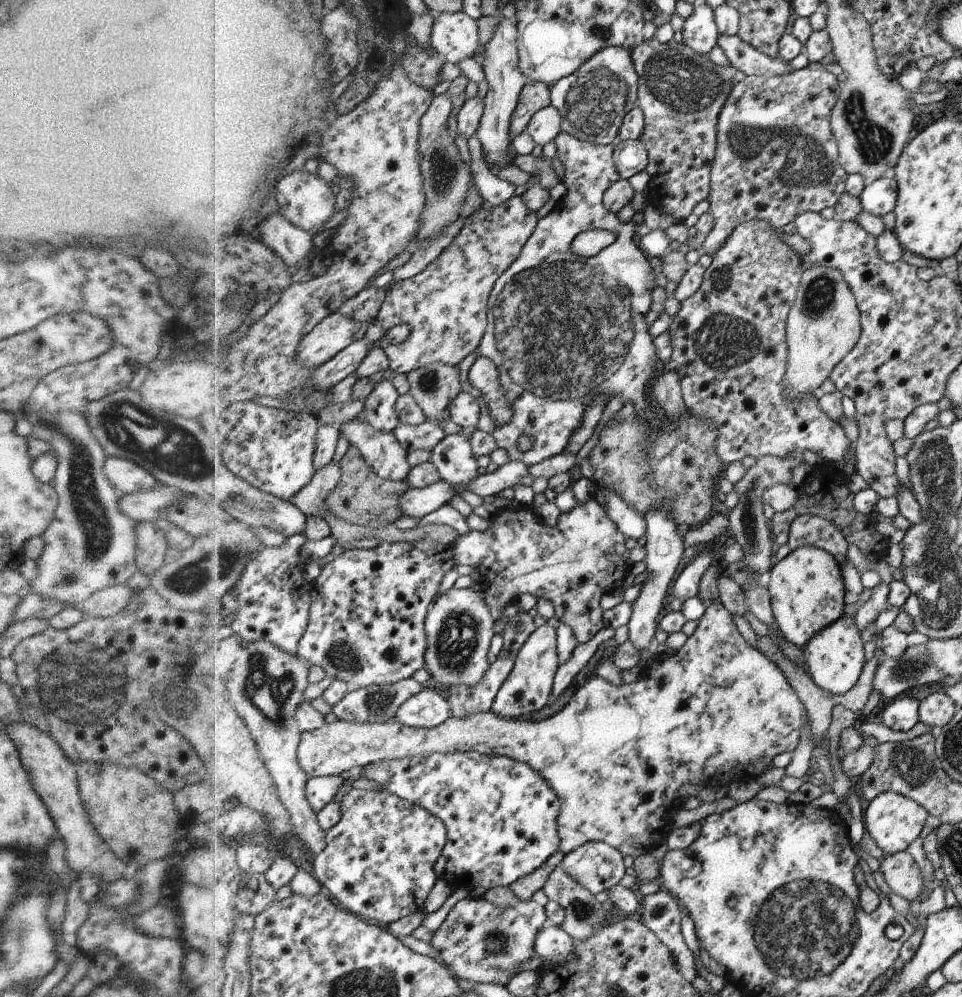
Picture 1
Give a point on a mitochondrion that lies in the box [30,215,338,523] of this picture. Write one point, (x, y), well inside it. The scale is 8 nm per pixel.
(166, 446)

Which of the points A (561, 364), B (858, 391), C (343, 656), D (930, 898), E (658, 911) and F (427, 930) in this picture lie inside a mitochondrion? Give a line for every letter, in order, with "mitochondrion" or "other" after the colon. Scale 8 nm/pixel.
A: mitochondrion
B: other
C: mitochondrion
D: other
E: other
F: other

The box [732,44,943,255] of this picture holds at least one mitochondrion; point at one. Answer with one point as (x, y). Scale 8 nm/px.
(873, 142)

